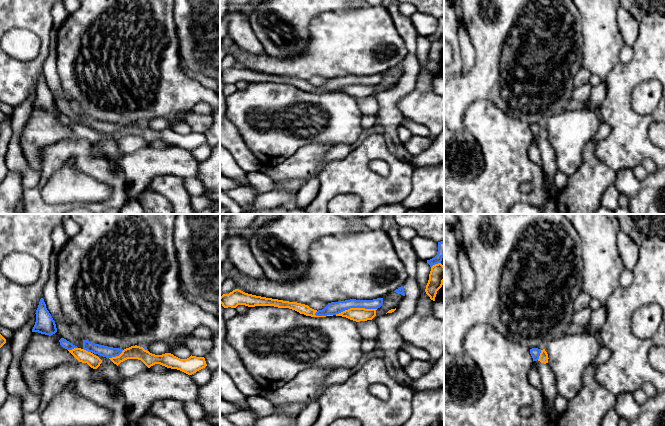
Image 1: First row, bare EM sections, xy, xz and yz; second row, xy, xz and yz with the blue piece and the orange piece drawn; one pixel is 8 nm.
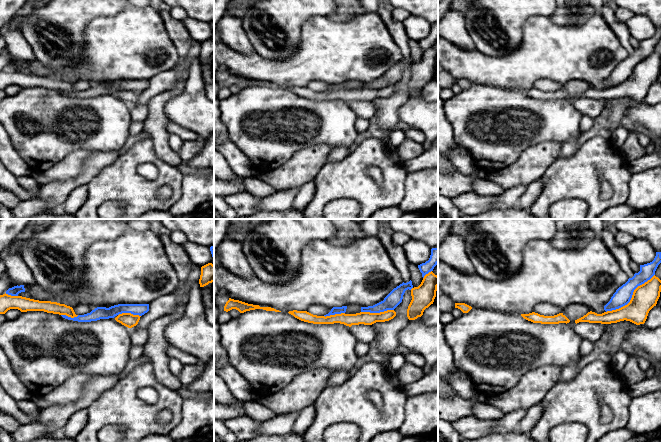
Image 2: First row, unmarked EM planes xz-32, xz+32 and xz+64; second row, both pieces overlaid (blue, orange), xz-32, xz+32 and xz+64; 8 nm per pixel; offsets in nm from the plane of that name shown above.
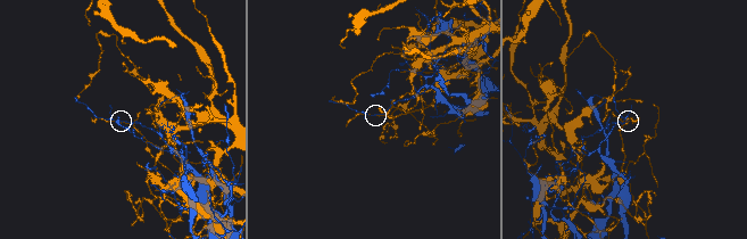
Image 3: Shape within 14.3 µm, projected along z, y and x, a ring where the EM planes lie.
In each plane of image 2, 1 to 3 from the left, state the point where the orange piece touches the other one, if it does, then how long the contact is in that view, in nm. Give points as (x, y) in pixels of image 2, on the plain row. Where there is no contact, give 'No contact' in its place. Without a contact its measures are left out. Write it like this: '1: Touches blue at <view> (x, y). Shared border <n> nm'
1: Touches blue at xz-32 (129, 88). Shared border 180 nm
2: Touches blue at xz+32 (377, 88). Shared border 260 nm
3: Touches blue at xz+64 (631, 73). Shared border 500 nm

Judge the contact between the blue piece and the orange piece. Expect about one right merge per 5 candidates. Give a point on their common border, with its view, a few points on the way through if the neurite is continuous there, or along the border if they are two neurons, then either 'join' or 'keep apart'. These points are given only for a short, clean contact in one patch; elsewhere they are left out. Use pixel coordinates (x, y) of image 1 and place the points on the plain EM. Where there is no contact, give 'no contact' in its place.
meets blue in xz at (355, 83); keep apart

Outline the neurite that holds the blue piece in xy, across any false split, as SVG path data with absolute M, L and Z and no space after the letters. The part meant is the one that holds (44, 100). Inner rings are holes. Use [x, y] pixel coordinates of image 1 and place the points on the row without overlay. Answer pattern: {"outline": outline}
{"outline": "M41 74L36 86L36 98L32 108L38 108L45 111L53 111L57 108L55 97L46 84L44 75Z"}

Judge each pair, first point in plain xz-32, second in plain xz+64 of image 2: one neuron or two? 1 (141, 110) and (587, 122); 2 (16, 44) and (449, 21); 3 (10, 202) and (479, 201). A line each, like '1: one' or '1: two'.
1: two
2: one
3: one

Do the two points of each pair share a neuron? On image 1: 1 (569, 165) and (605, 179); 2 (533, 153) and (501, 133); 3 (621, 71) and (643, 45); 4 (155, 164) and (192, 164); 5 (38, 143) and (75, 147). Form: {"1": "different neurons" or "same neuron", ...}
{"1": "different neurons", "2": "different neurons", "3": "same neuron", "4": "same neuron", "5": "different neurons"}

